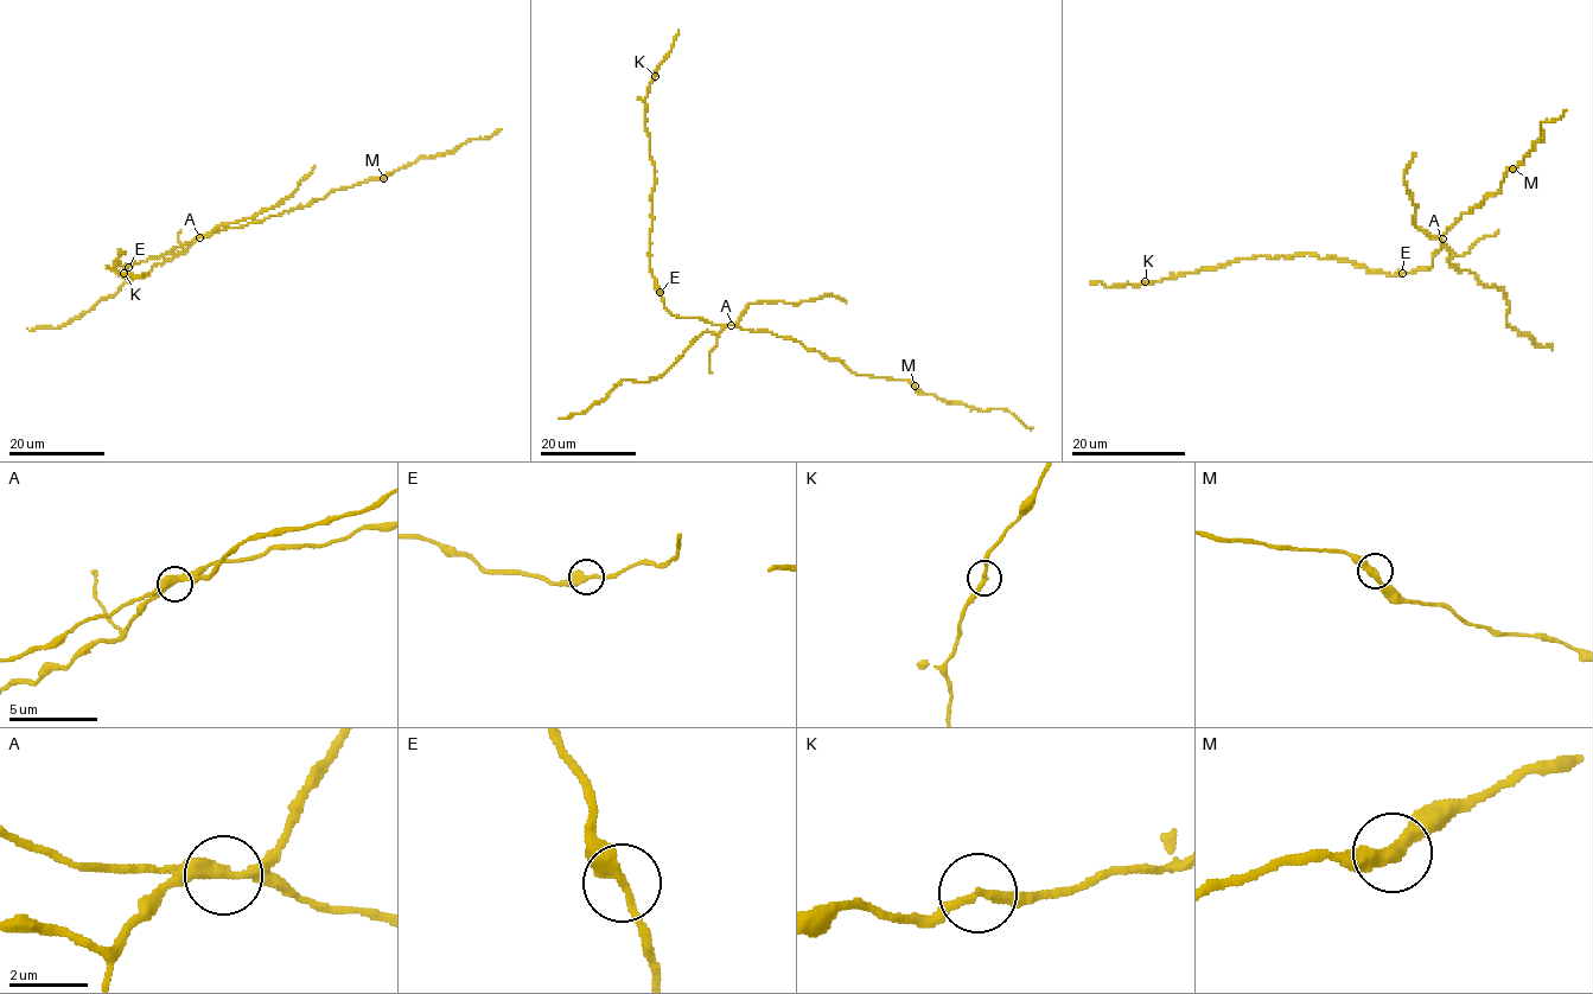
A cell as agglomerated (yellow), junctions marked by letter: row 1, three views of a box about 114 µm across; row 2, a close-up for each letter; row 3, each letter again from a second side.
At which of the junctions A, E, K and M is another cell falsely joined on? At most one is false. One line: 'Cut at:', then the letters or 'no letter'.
Cut at: A

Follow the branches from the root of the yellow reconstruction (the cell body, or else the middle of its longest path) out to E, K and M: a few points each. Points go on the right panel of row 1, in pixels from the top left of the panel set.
E: (1441, 243), (1428, 268), (1402, 273)
K: (1441, 243), (1428, 268), (1407, 273), (1388, 275), (1348, 261), (1305, 254), (1241, 257), (1212, 269), (1145, 282)
M: (1441, 243), (1447, 228), (1496, 193), (1505, 171), (1512, 169)

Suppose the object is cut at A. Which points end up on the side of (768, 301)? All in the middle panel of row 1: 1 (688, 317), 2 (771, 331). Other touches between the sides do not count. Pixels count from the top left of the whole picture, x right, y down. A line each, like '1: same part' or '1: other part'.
1: other part
2: other part

